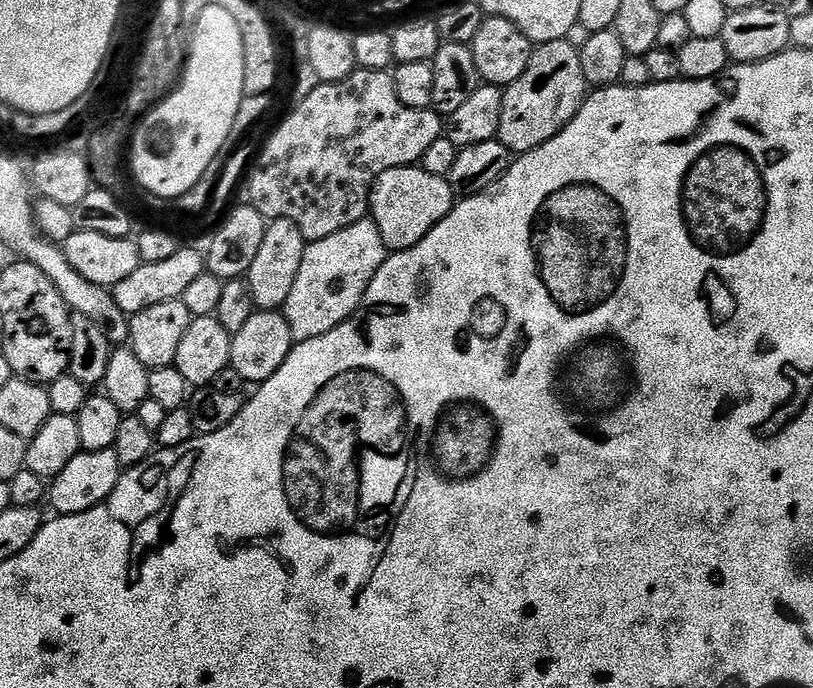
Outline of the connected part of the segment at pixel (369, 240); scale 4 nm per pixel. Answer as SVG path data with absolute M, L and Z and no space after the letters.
M371 218L354 222L354 226L346 226L346 230L338 230L338 234L330 234L330 238L311 241L302 254L302 267L298 269L298 278L294 278L290 298L286 298L282 309L283 316L289 323L293 341L318 338L334 330L342 322L351 320L353 314L360 310L366 290L370 282L374 282L374 274L378 274L378 270L389 255L388 248L382 242L382 234L378 234L378 226Z

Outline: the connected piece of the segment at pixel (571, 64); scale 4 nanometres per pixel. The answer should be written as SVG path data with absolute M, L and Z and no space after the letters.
M566 39L546 42L533 51L530 66L518 82L503 89L502 122L498 139L512 153L529 152L554 138L578 114L590 86L582 74L580 50Z

